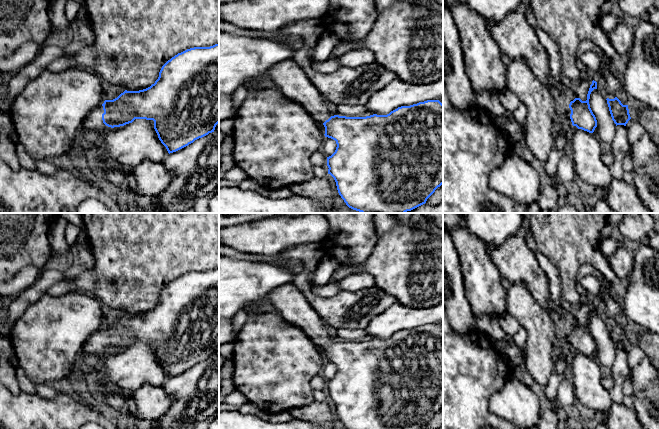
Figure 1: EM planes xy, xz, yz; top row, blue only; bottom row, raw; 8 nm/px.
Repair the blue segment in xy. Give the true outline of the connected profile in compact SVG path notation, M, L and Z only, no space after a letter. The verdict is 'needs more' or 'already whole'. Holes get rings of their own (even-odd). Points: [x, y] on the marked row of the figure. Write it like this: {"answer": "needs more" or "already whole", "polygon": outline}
{"answer": "needs more", "polygon": "M219 44L178 53L162 66L154 84L139 91L125 90L117 98L105 100L87 115L80 131L87 136L105 125L120 127L135 119L154 121L158 138L169 154L214 132L219 123Z"}

